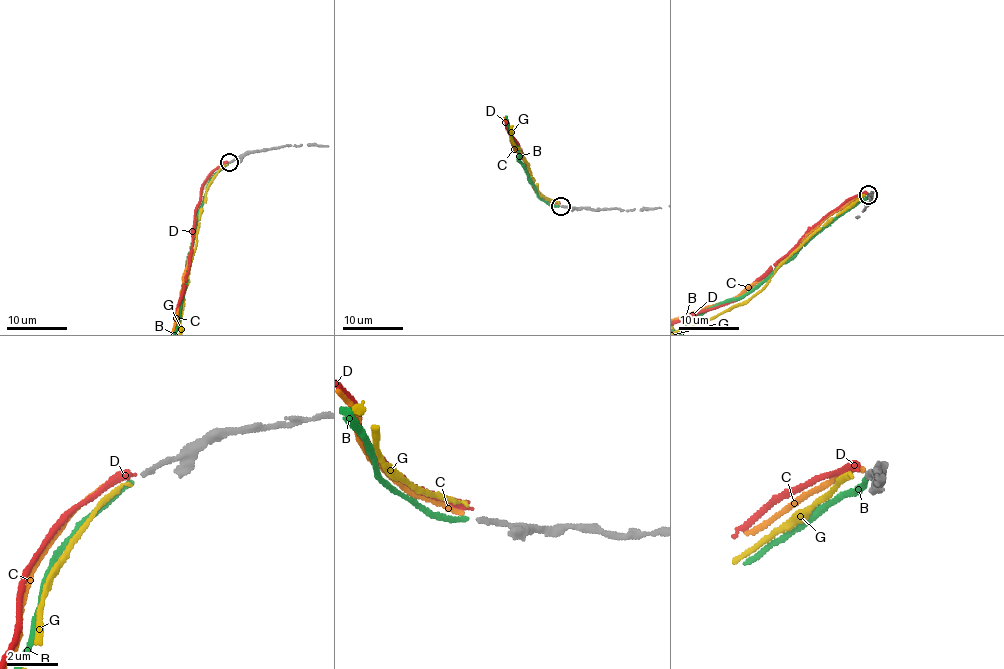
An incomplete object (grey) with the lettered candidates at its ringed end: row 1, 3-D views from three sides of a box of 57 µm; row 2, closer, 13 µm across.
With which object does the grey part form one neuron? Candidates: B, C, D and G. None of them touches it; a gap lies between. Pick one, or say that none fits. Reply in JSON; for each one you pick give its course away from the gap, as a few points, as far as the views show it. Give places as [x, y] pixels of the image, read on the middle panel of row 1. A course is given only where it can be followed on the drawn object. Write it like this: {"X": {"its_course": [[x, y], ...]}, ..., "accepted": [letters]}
{"B": {"its_course": [[558, 206], [536, 193], [504, 108], [477, 84], [474, 59], [459, 70], [440, 68], [426, 85]]}, "accepted": ["B"]}

